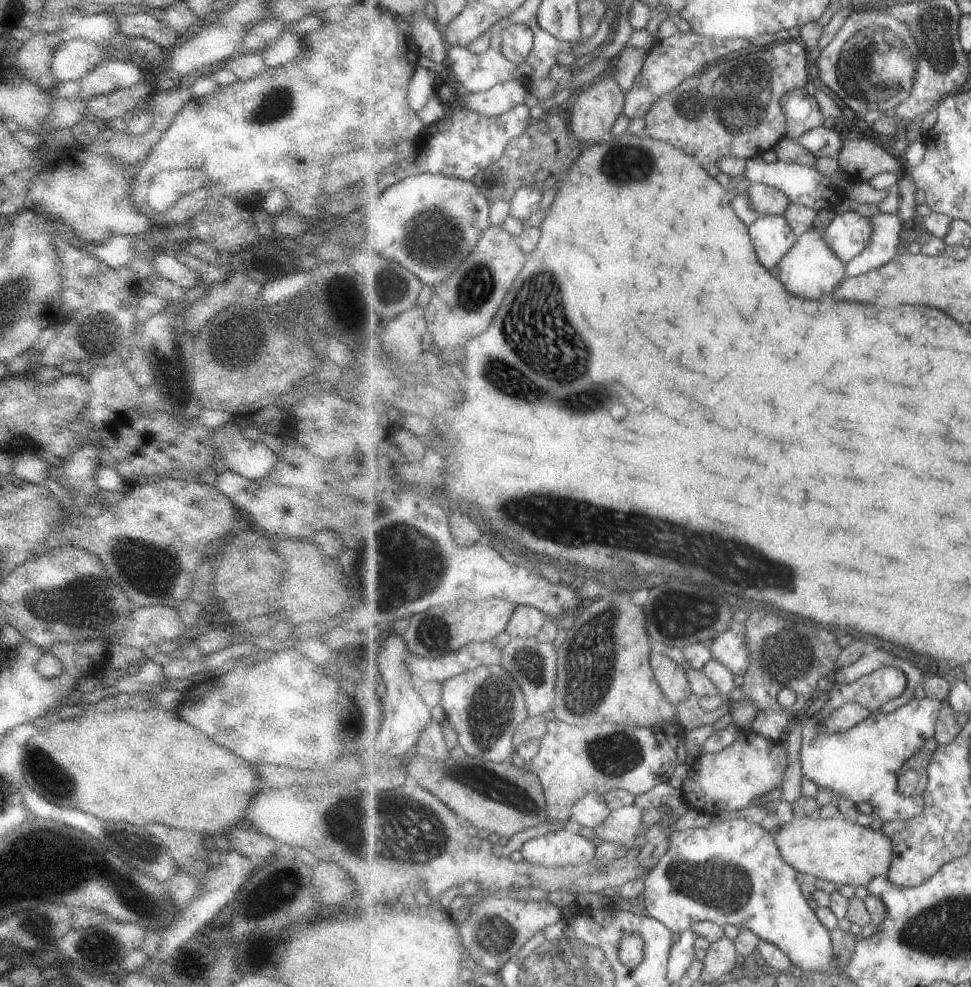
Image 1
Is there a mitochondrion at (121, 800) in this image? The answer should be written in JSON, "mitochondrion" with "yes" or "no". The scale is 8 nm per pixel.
{"mitochondrion":"no"}

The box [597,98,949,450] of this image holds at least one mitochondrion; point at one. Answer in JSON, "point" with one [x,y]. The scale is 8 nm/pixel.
{"point":[626,165]}

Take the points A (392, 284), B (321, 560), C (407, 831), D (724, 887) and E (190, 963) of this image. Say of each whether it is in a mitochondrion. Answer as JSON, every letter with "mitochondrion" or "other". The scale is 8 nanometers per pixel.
{"A":"mitochondrion","B":"other","C":"mitochondrion","D":"mitochondrion","E":"other"}

